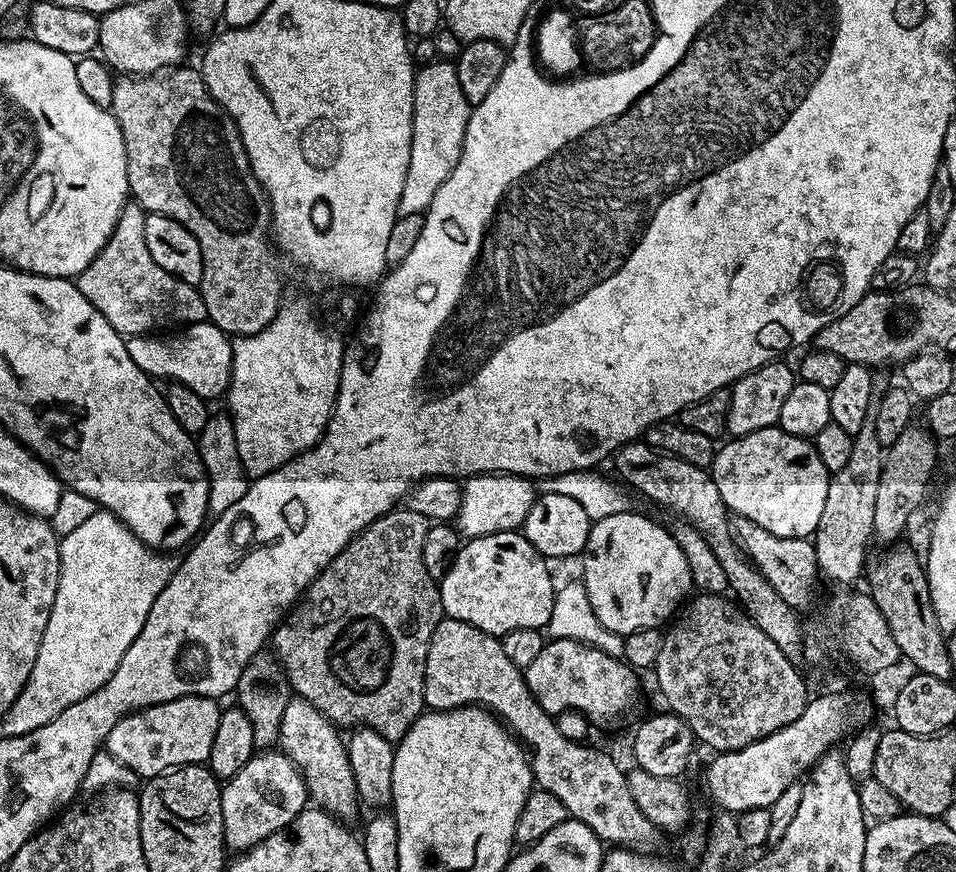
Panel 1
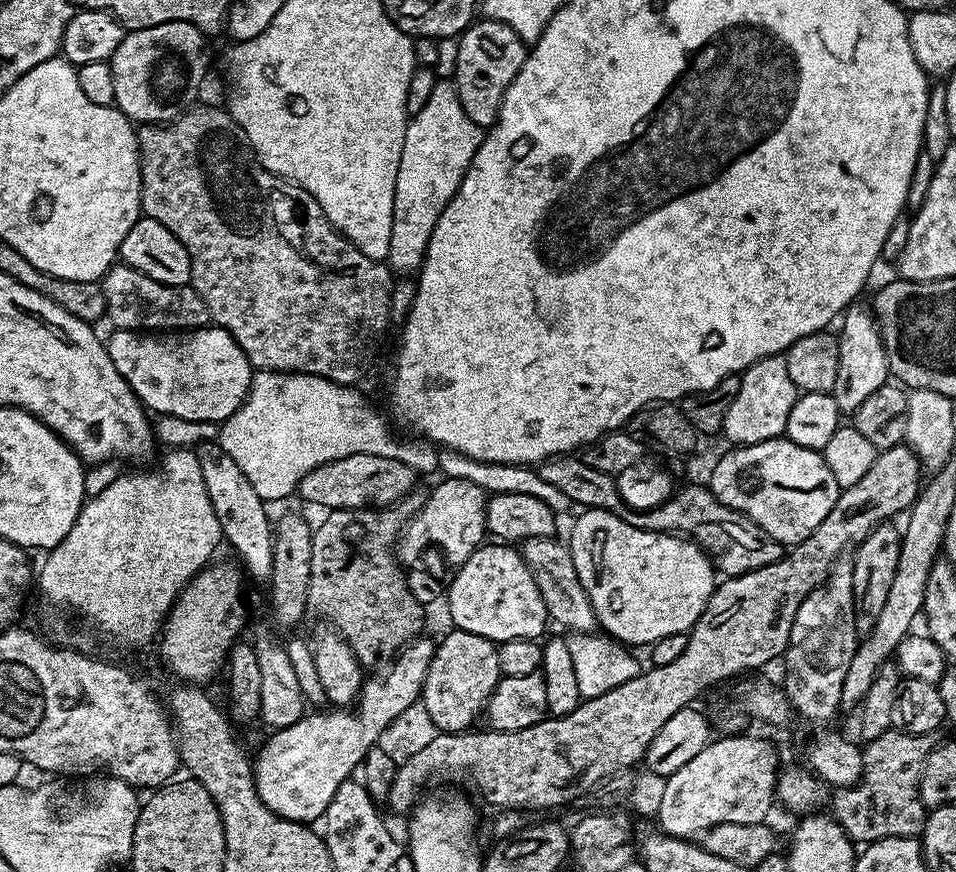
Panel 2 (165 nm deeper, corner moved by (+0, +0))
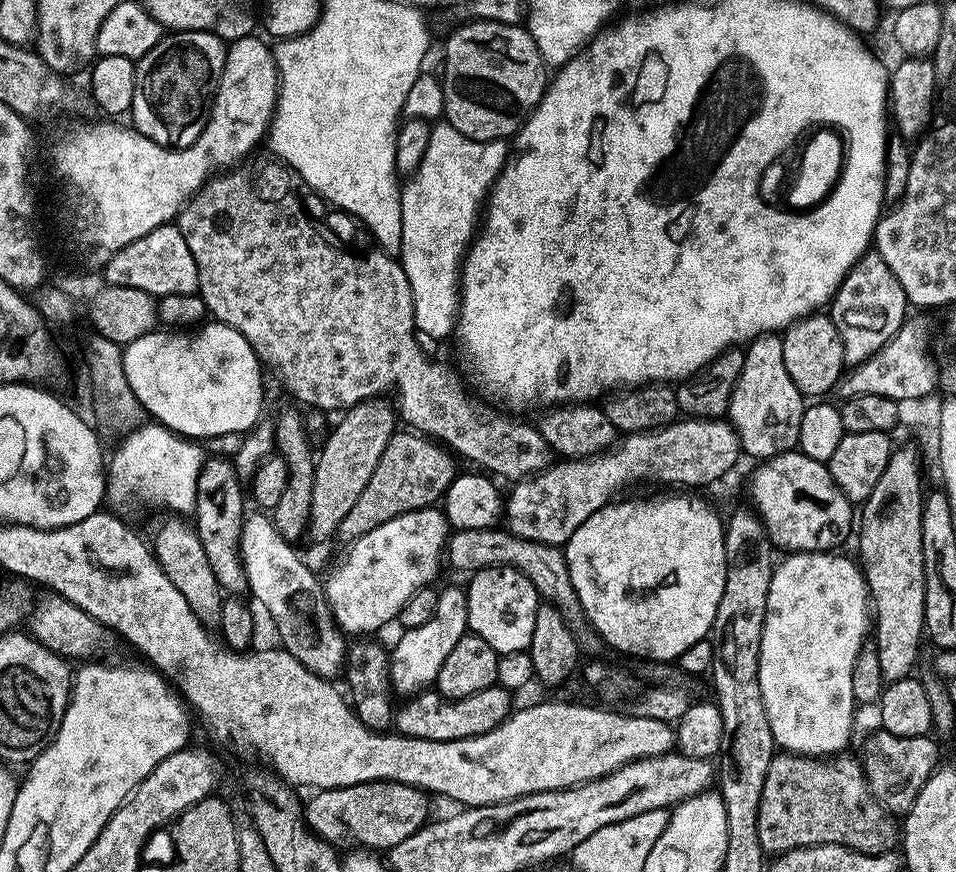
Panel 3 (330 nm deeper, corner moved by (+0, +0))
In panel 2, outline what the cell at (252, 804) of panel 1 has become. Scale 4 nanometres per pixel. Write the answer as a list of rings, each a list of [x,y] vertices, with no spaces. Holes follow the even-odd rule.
[[[413,639],[411,644],[387,665],[389,668],[385,670],[384,676],[369,675],[365,679],[354,705],[354,715],[350,710],[332,710],[329,716],[306,714],[294,726],[278,728],[271,733],[272,737],[269,738],[266,748],[254,758],[256,793],[271,812],[293,822],[319,821],[323,817],[324,811],[330,806],[330,798],[334,798],[338,786],[342,786],[342,782],[353,775],[352,771],[356,772],[361,767],[367,752],[377,745],[382,730],[386,730],[392,720],[398,718],[412,703],[421,699],[424,679],[436,653],[436,644],[424,639]]]

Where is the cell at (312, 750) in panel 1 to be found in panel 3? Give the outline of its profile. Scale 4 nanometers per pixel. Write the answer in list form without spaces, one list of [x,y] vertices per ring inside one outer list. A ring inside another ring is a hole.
[[[224,454],[209,455],[198,474],[194,527],[206,550],[210,570],[214,570],[214,578],[220,583],[221,589],[228,594],[248,592],[244,563],[240,560],[240,530],[246,515],[246,509],[244,509],[246,490],[245,487],[243,490],[240,483],[242,483],[242,477],[236,472],[233,461]]]

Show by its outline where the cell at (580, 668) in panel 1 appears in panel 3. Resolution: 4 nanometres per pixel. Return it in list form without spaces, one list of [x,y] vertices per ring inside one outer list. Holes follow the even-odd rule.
[[[493,686],[486,690],[478,690],[478,694],[470,694],[461,700],[447,700],[435,690],[421,690],[409,695],[404,705],[397,707],[394,712],[394,728],[401,736],[413,736],[414,738],[426,738],[434,742],[450,742],[458,738],[474,738],[478,734],[486,734],[501,724],[507,716],[514,711],[512,704],[513,693],[509,689]]]

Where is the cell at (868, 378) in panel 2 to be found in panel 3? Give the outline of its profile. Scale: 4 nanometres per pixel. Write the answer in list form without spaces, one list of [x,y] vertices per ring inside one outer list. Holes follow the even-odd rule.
[[[875,250],[865,252],[863,258],[846,274],[830,301],[830,315],[842,338],[845,365],[855,366],[866,362],[878,349],[886,346],[888,339],[904,325],[909,312],[906,294],[902,286],[898,286],[898,278],[890,274],[890,266],[882,262]]]

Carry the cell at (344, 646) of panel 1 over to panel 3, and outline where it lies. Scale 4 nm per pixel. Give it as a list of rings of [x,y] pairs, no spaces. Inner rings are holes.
[[[412,430],[397,431],[378,460],[378,466],[370,482],[359,495],[350,512],[342,518],[338,536],[344,542],[357,540],[362,534],[370,534],[382,522],[398,518],[398,514],[427,508],[443,501],[444,492],[458,474],[457,457],[445,445]]]

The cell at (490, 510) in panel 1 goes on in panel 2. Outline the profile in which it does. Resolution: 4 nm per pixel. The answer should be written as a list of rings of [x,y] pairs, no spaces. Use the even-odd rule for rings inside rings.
[[[444,478],[441,484],[424,496],[424,504],[419,512],[408,521],[398,541],[398,559],[401,565],[412,566],[428,544],[444,551],[446,559],[452,566],[466,563],[470,554],[485,543],[488,527],[488,496],[483,488],[474,486],[474,482],[466,482],[462,478]]]

